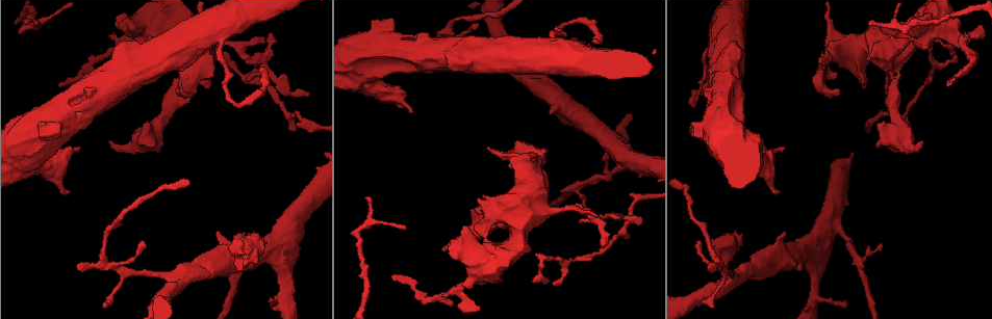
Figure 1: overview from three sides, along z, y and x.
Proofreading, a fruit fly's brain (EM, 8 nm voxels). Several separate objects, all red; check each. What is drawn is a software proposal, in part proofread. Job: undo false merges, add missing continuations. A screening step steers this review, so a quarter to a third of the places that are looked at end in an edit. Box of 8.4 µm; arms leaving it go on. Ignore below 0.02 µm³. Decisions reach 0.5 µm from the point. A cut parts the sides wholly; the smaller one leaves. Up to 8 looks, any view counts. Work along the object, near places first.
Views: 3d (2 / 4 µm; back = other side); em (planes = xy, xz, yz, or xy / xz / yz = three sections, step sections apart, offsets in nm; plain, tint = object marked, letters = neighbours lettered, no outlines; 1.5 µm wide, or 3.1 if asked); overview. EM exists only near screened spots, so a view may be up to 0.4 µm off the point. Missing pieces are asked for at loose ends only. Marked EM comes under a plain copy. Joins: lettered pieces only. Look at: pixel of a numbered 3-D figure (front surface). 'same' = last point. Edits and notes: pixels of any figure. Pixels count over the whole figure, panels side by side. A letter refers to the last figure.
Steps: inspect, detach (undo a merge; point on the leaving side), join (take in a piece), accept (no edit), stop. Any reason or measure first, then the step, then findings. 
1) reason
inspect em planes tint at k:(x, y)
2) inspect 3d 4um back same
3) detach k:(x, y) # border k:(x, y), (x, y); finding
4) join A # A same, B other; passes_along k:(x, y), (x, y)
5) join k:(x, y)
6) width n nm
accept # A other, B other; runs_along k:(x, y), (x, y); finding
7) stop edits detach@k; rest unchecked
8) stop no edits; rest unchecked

abrupt turn
inspect em xy step 4 tint at 1:(690, 105)

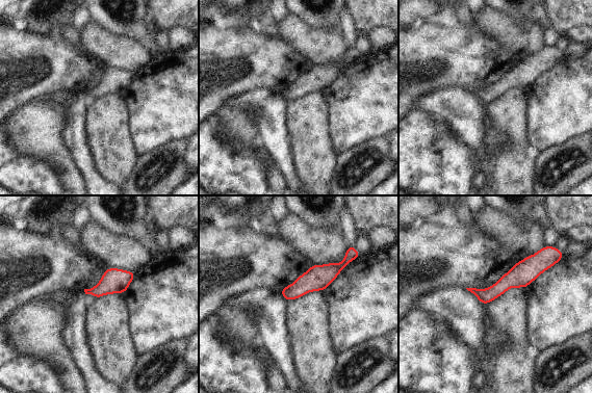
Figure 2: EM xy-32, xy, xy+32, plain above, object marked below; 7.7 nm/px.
another direction
inspect em planes letters same

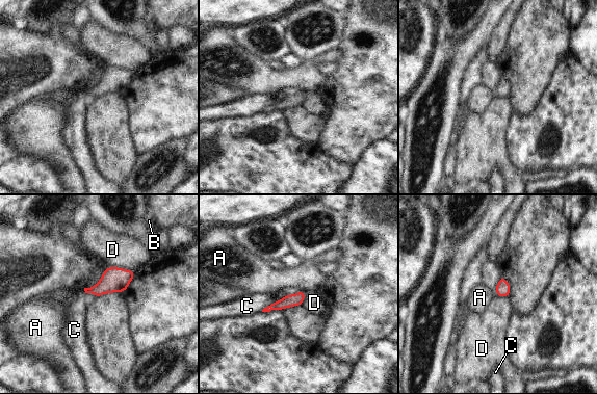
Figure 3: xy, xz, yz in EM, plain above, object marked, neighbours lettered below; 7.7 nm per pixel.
longest_contact D 240 nm
accept # A other, B other, C other, D other; border 3:(105, 267), (123, 267), (134, 271); continuous, no second cell

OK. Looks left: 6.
stops while still wide
inspect 3d 2um at 1:(782, 149)

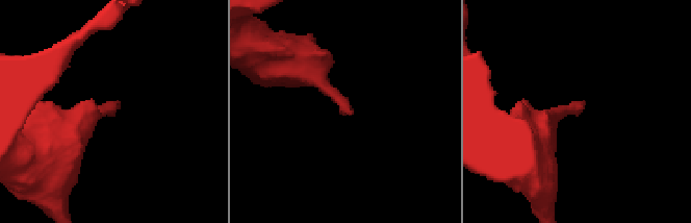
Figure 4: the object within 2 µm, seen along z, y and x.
inspect em xz step 4 letters at 4:(120, 103)

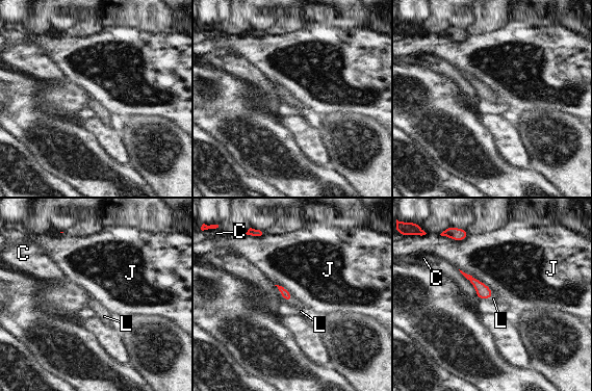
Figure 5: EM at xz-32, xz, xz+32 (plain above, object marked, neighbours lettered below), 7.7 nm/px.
another direction
inspect em planes letters same

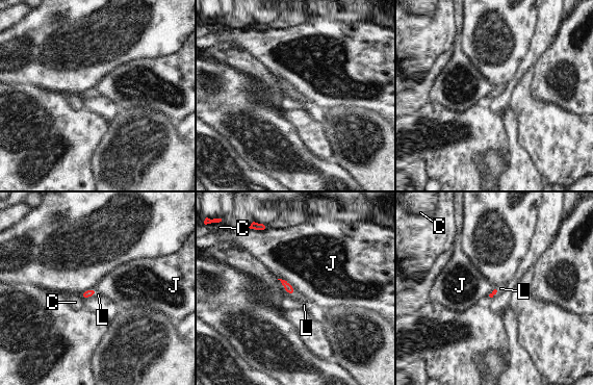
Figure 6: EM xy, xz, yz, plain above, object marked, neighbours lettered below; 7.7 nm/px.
join L # C other, J other, L same; passes_along 6:(287, 286), (291, 293), (304, 305); it goes on there

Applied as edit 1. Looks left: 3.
stop edits join@6; rest unchecked

